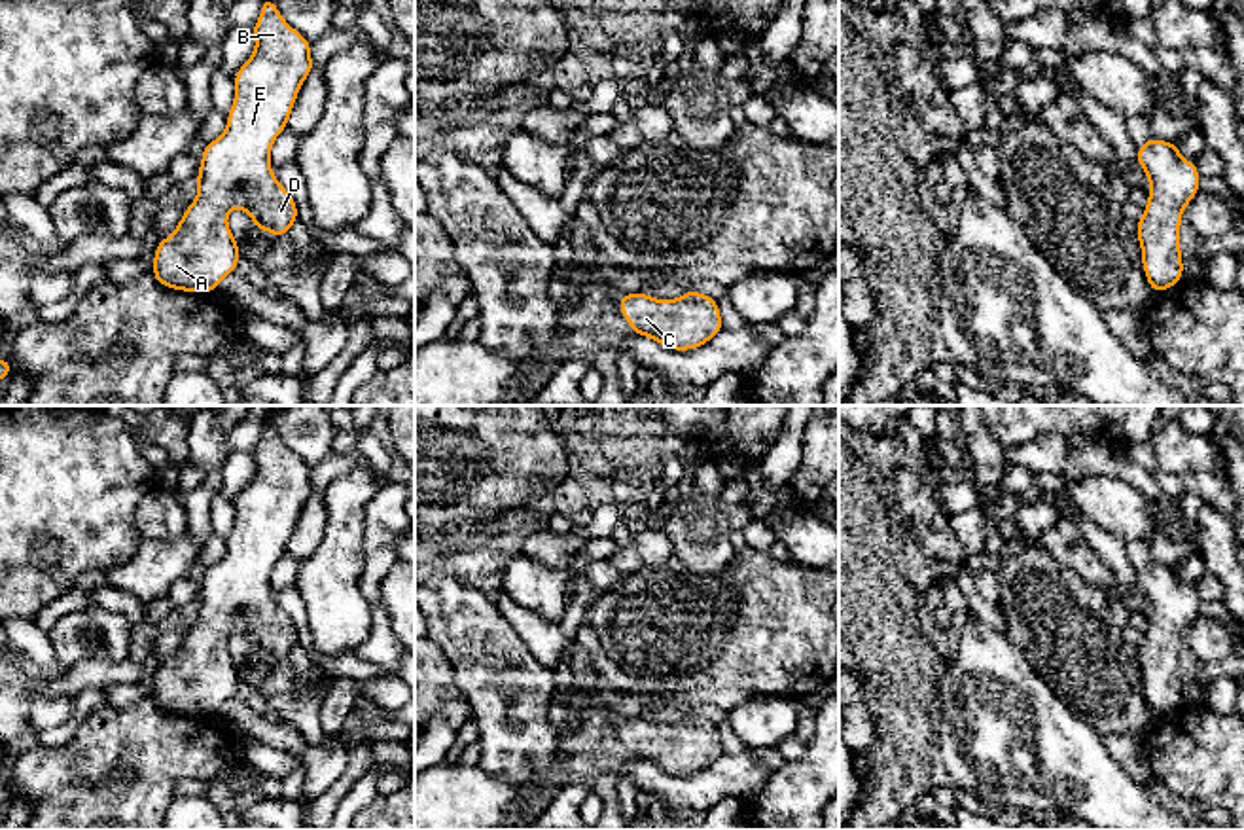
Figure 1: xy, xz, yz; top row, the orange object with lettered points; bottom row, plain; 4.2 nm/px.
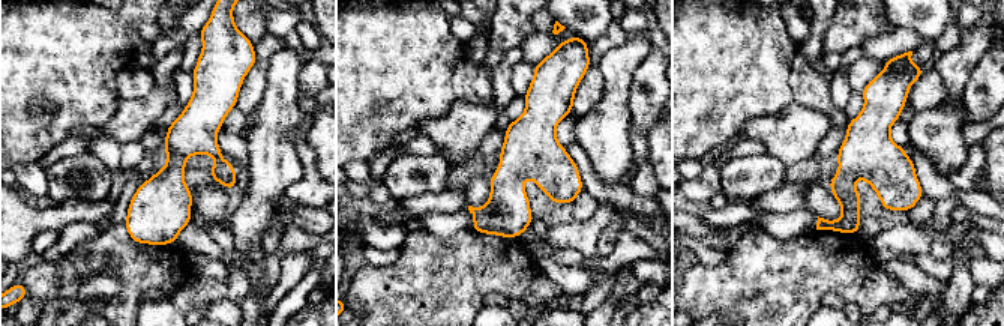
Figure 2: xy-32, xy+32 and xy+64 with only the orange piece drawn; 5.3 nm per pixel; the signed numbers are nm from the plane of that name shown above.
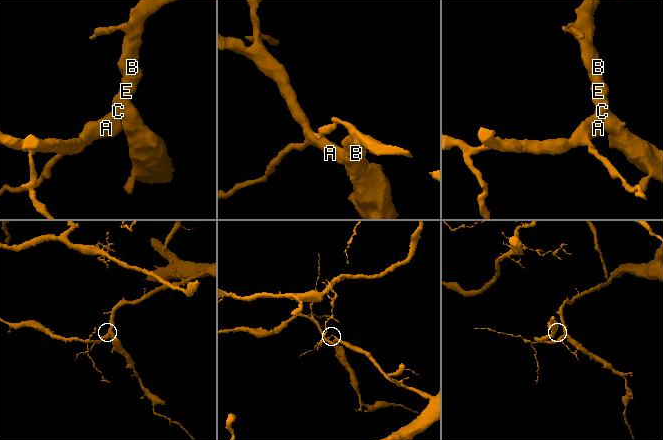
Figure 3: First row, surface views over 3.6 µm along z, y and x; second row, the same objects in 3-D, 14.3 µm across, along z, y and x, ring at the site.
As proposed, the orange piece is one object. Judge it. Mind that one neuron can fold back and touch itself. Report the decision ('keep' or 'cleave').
keep

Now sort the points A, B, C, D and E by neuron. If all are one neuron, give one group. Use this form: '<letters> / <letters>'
A B C D E

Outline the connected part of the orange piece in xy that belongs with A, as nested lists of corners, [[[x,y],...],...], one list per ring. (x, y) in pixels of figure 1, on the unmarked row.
[[[273,423],[261,424],[259,443],[250,455],[256,474],[235,498],[235,525],[223,559],[203,574],[195,604],[197,623],[186,633],[176,654],[155,671],[151,699],[165,713],[216,716],[218,709],[239,692],[239,667],[227,650],[229,635],[246,635],[256,654],[269,656],[276,663],[299,642],[293,622],[271,595],[269,576],[288,551],[305,502],[314,495],[311,466],[286,447]]]

